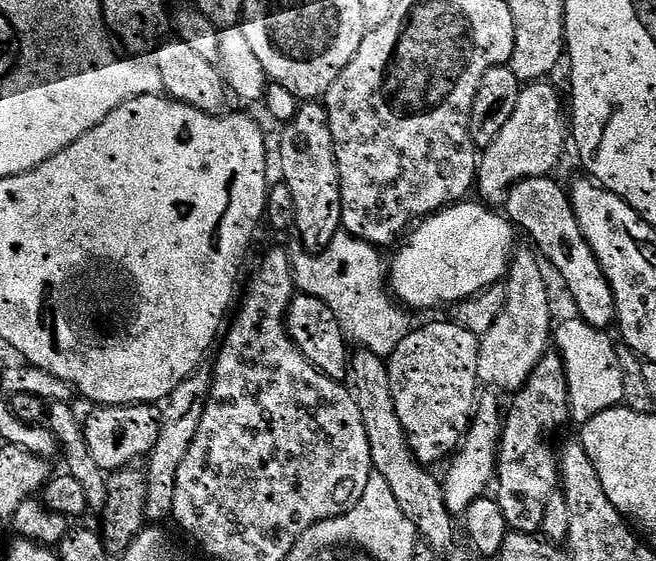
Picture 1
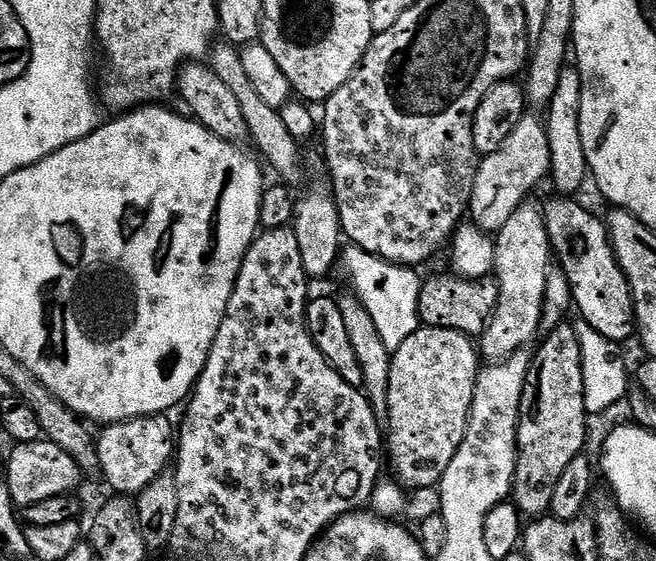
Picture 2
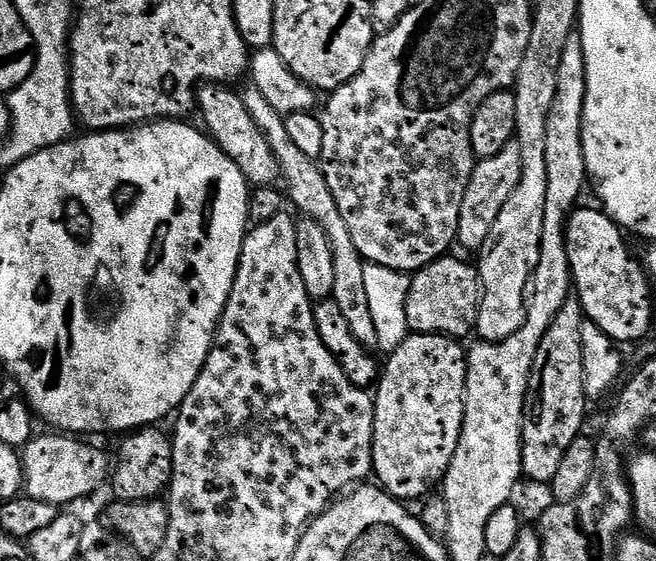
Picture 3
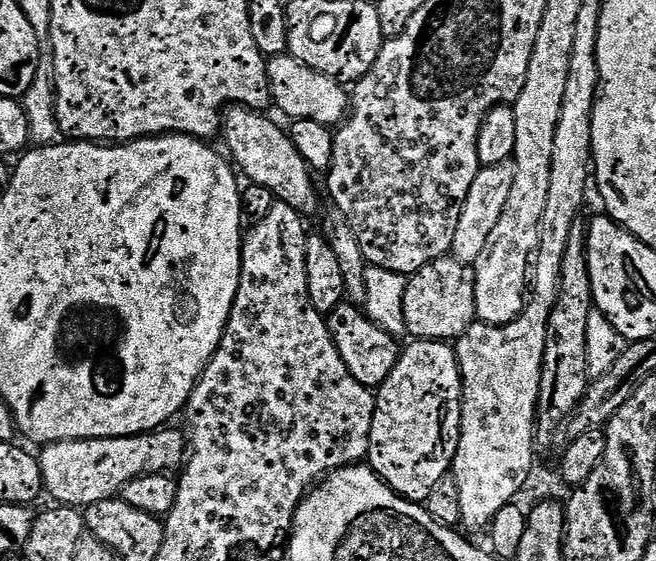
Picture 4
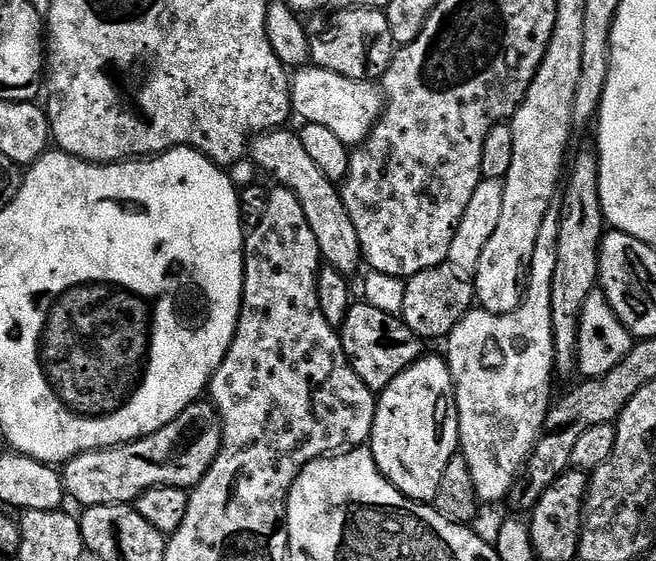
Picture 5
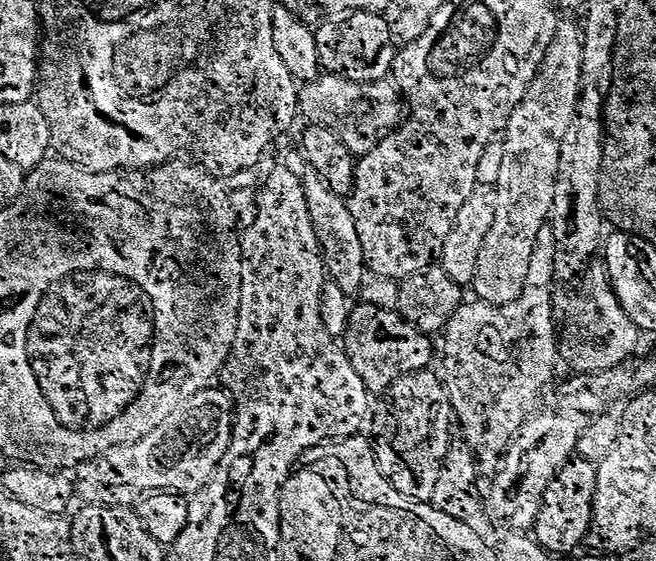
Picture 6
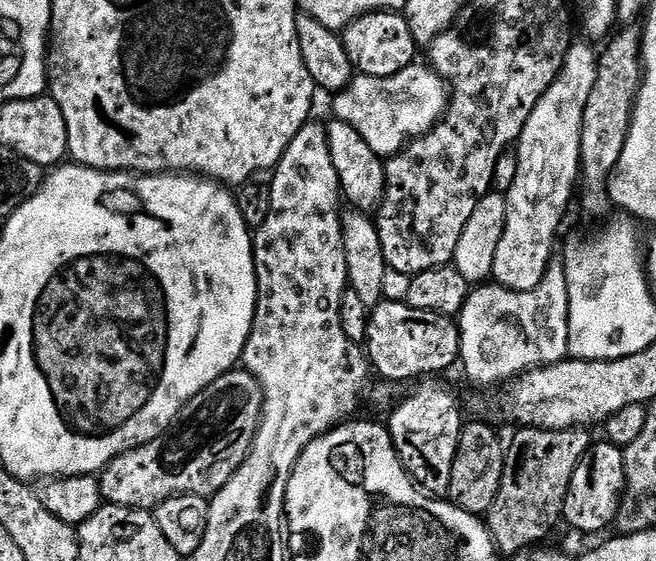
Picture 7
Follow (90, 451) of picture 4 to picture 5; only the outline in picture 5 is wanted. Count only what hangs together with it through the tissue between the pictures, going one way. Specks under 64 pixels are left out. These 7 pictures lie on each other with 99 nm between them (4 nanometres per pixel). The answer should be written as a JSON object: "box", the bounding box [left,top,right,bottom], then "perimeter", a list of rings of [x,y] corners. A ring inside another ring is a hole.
{"box":[62,399,222,506],"perimeter":[[[207,399],[186,406],[174,422],[166,422],[162,430],[131,440],[129,444],[115,444],[112,448],[96,448],[67,461],[62,468],[65,493],[80,506],[132,504],[151,488],[183,488],[191,490],[210,468],[218,450],[222,432],[220,416]]]}

